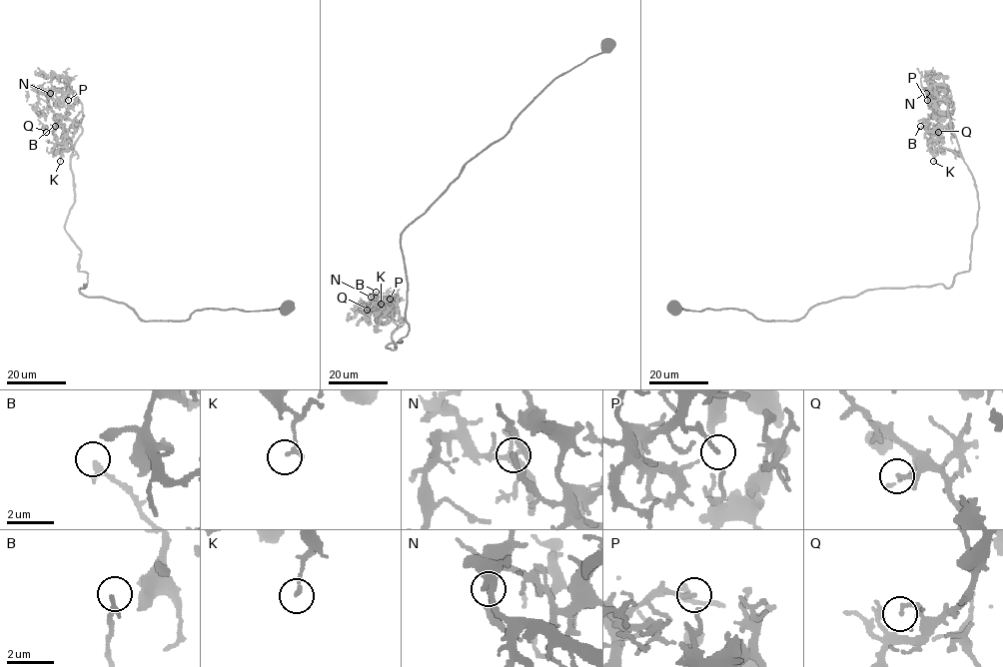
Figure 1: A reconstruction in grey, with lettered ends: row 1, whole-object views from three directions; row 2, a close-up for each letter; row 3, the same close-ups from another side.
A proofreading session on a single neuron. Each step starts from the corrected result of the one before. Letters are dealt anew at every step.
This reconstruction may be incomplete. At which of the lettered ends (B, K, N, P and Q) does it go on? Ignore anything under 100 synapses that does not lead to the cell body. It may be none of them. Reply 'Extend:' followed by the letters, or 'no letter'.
Extend: no letter

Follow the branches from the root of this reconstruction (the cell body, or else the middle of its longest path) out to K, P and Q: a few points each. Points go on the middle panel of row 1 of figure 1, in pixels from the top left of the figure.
K: (607, 45), (556, 77), (402, 233), (409, 331), (387, 346), (395, 349), (398, 326), (388, 299), (381, 304)
P: (607, 45), (556, 77), (402, 233), (409, 331), (387, 346), (395, 349), (392, 333), (404, 319), (390, 299)
Q: (607, 45), (556, 77), (402, 233), (409, 331), (387, 346), (395, 349), (390, 302), (380, 299), (367, 310)

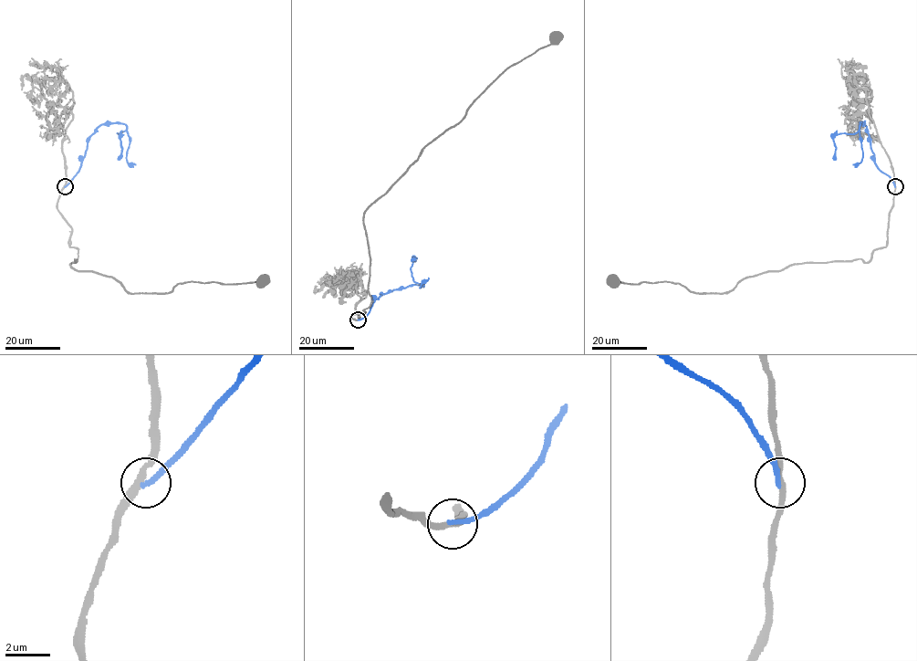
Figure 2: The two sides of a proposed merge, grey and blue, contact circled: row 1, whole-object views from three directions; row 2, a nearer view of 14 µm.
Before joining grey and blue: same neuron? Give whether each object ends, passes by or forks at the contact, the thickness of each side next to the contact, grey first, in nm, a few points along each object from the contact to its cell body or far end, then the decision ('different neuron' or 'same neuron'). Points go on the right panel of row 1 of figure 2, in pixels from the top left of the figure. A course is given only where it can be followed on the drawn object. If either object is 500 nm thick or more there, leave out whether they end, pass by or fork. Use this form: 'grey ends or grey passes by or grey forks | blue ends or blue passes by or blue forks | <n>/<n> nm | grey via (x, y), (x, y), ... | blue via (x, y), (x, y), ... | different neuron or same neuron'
grey passes by | blue ends | 280/220 nm | grey via (895, 186), (887, 246), (868, 262), (793, 264), (746, 277), (722, 293), (695, 293), (679, 284), (612, 281) | blue via (895, 186), (876, 165), (870, 139), (862, 123), (856, 133), (838, 133), (834, 137), (833, 160) | different neuron

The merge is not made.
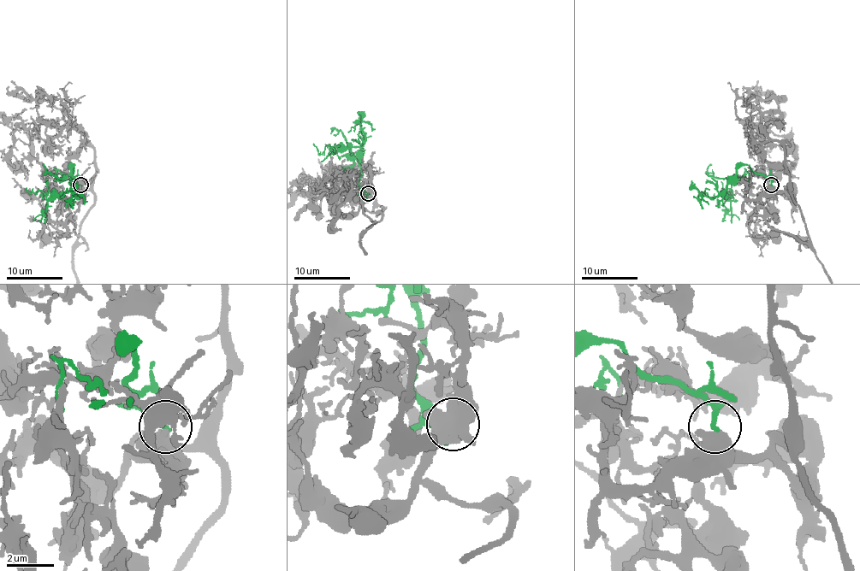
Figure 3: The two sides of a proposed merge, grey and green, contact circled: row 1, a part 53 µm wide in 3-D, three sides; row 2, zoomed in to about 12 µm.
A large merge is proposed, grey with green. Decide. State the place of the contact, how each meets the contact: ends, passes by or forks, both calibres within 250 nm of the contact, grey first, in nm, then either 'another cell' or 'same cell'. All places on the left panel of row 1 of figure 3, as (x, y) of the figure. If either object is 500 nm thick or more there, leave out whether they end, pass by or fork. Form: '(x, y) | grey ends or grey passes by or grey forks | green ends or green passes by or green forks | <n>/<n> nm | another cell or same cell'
(80, 185) | 550/180 nm | another cell

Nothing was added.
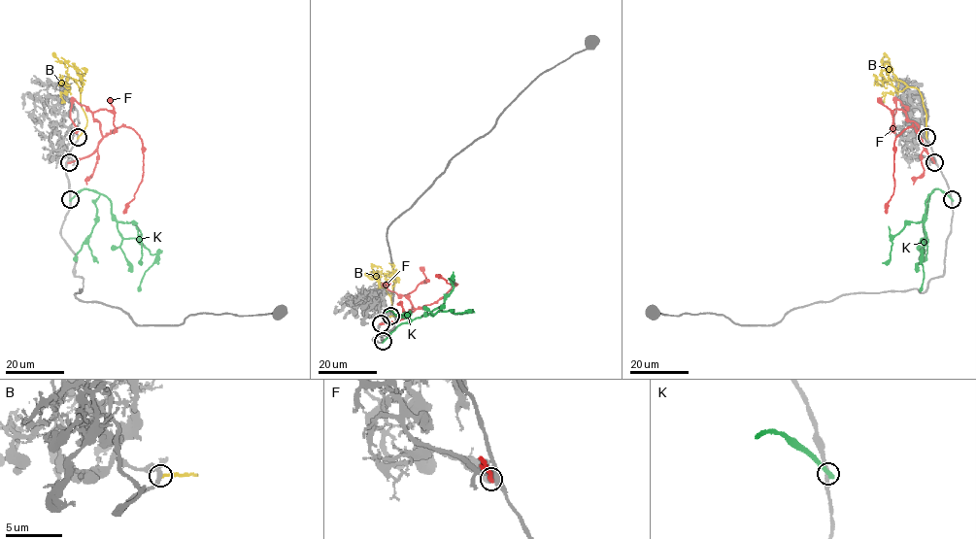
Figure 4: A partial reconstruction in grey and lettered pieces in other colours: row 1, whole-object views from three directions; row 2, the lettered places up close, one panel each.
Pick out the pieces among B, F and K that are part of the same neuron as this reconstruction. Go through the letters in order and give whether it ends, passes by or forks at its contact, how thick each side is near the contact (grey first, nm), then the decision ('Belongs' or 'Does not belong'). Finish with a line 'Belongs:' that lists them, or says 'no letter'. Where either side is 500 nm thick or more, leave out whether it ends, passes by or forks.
B: It ends there. Thickness 280 nm (grey) against 240 nm. Does not belong
F: It ends there. Thickness 400 nm (grey) against 380 nm. Does not belong
K: It ends there. Thickness 240 nm (grey) against 380 nm. Does not belong
Belongs: no letter

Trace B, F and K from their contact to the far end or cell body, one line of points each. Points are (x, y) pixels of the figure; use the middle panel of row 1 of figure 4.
B: (390, 316), (399, 316), (392, 312), (391, 297), (386, 287), (379, 287), (373, 270)
F: (381, 323), (400, 320), (418, 308), (436, 302), (455, 284), (448, 284), (435, 275)
K: (383, 342), (399, 325), (422, 315), (449, 311), (454, 314), (468, 312), (455, 314), (451, 310)

